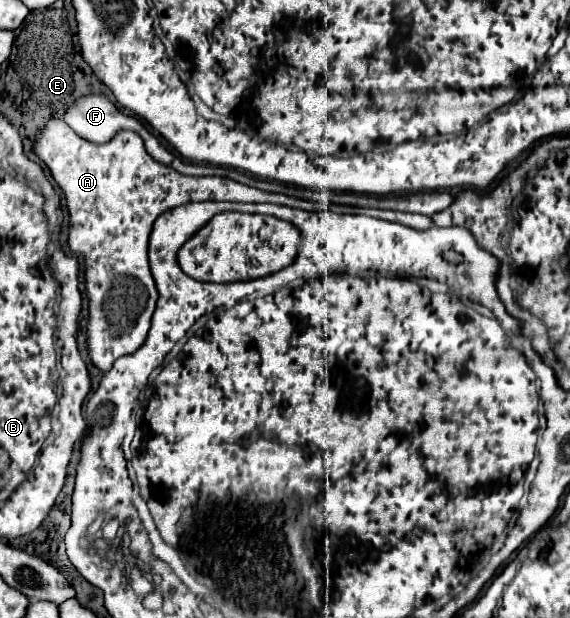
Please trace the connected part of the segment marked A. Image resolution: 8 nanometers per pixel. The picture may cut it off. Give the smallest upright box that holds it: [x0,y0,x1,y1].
[32,119,432,373]

